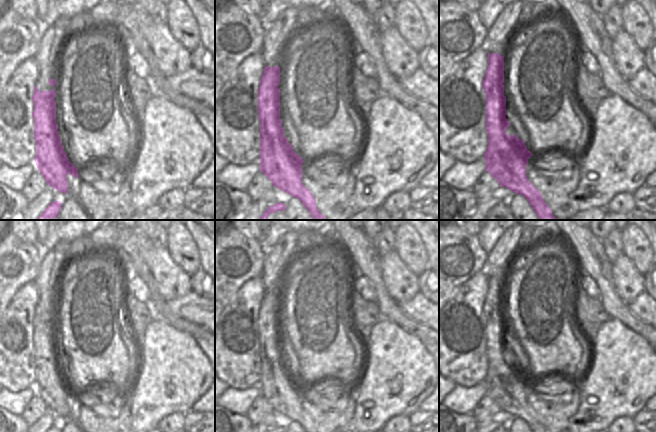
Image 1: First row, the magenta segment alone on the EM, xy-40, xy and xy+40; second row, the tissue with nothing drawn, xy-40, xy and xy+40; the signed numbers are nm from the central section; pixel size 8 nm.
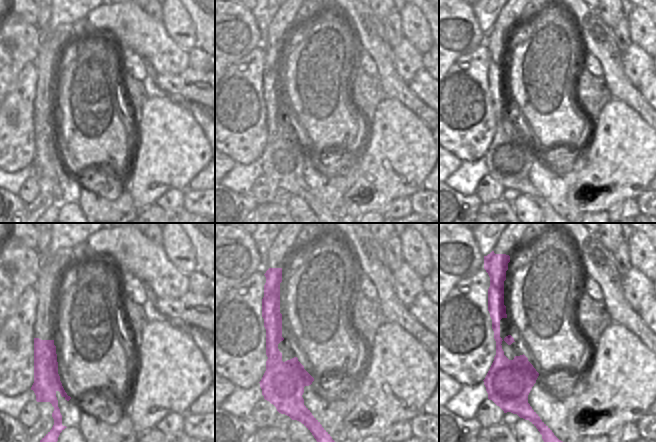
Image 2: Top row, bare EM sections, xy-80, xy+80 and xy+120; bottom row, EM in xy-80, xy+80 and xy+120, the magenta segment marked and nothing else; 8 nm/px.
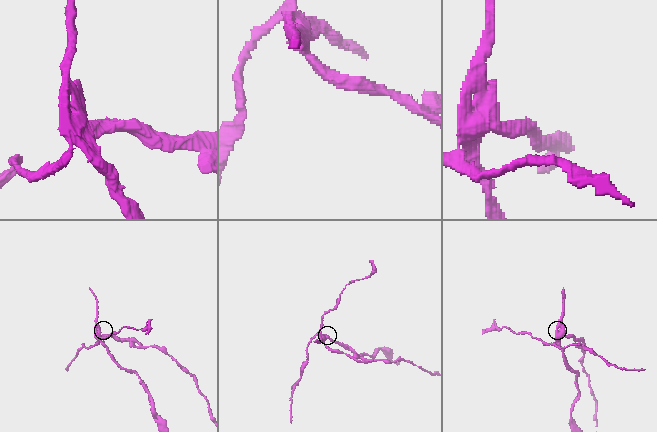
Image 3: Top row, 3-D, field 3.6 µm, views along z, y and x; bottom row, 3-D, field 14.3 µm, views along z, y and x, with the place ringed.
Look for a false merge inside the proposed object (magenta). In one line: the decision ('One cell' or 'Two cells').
Two cells.

